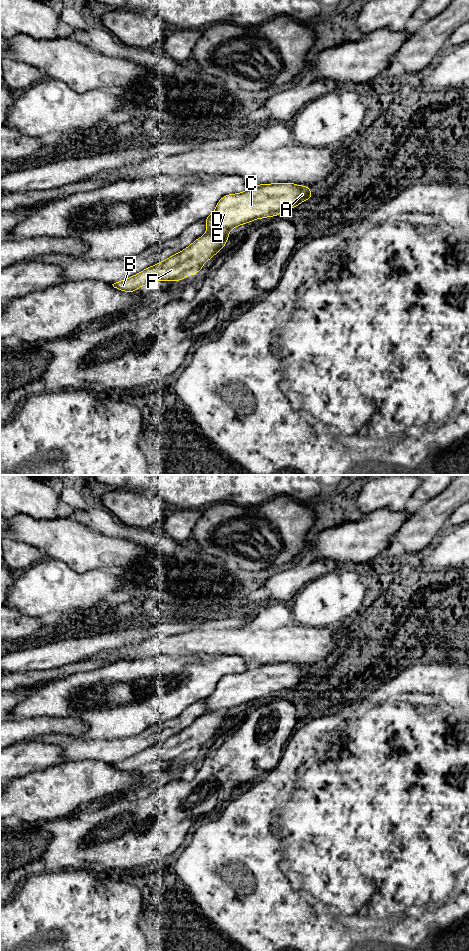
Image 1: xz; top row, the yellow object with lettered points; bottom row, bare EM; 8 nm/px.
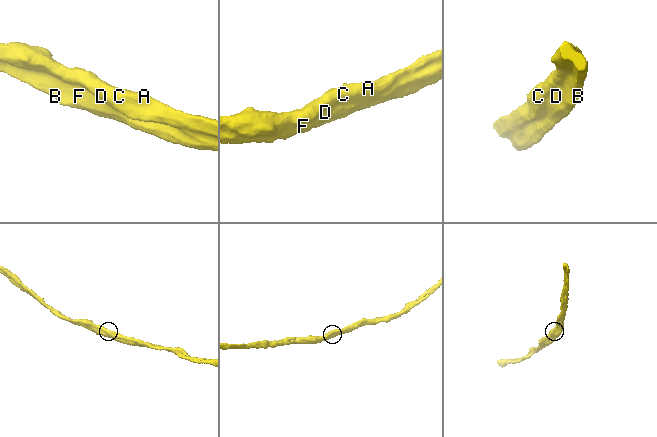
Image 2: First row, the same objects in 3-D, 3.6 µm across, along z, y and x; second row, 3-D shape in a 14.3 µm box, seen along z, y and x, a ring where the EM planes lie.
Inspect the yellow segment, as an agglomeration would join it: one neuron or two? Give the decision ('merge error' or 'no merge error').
no merge error

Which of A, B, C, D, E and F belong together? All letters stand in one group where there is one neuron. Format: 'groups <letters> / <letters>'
groups A B C D E F

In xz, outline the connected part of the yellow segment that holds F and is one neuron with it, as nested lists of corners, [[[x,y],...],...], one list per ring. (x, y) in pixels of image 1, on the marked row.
[[[294,183],[257,184],[240,194],[224,196],[217,203],[215,211],[204,219],[206,234],[176,255],[112,285],[118,290],[133,292],[157,280],[174,282],[199,273],[207,260],[225,248],[230,229],[255,219],[279,216],[313,198],[310,189]]]

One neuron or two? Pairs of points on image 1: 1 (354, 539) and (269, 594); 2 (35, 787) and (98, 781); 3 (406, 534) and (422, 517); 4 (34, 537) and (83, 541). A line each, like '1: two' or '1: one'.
1: one
2: one
3: one
4: one

